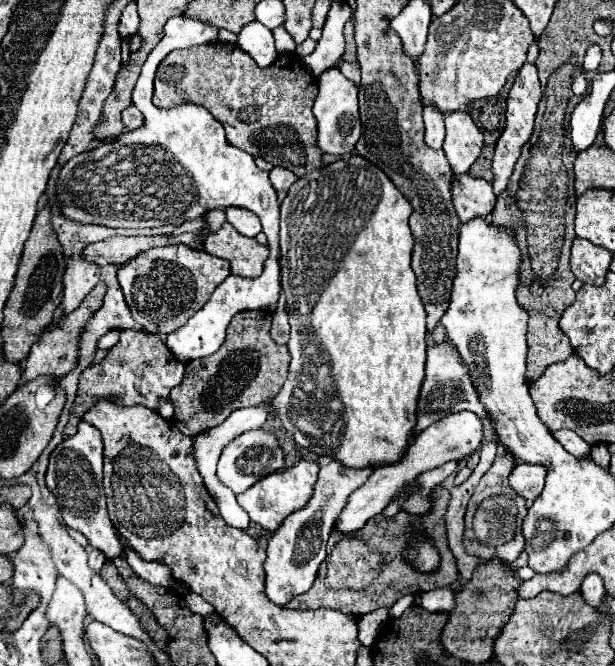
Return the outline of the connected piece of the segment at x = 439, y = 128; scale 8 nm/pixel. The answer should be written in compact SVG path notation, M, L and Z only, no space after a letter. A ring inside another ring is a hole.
M433 102L425 104L423 122L425 122L425 144L439 150L443 146L445 126L443 126L443 114Z

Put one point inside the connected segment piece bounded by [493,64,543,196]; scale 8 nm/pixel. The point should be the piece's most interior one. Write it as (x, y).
(522, 103)

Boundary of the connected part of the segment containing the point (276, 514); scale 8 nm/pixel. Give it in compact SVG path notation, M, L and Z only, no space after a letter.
M299 458L291 468L277 470L277 472L265 476L263 480L259 480L257 484L253 484L247 492L237 496L237 502L249 514L251 522L259 524L267 532L273 532L273 530L279 528L279 524L285 520L287 514L291 514L293 510L299 510L301 506L305 506L307 498L311 496L317 472L319 472L319 462L317 460Z

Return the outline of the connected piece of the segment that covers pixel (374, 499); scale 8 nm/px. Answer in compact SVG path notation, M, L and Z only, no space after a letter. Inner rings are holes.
M469 410L449 414L447 418L431 424L429 428L425 428L421 434L415 436L415 440L407 446L407 452L403 454L399 462L379 466L379 474L371 474L369 480L351 494L347 506L343 508L343 514L339 516L339 522L335 522L335 528L345 534L363 528L369 518L373 518L375 514L381 514L389 506L389 502L401 490L405 490L419 474L431 468L437 468L449 460L463 460L465 456L469 456L473 450L479 448L481 438L483 438L483 424L477 418L477 414Z

